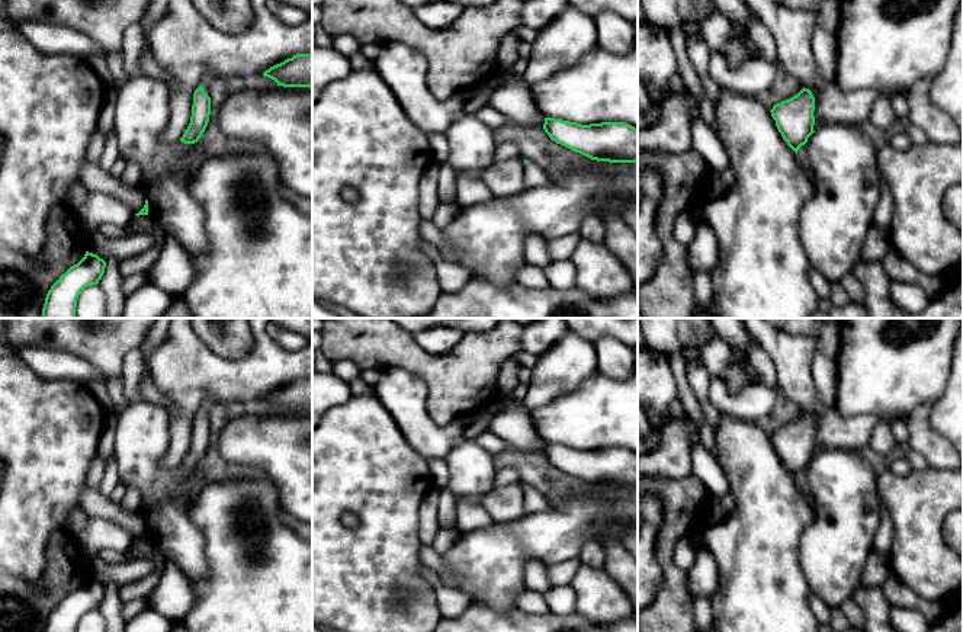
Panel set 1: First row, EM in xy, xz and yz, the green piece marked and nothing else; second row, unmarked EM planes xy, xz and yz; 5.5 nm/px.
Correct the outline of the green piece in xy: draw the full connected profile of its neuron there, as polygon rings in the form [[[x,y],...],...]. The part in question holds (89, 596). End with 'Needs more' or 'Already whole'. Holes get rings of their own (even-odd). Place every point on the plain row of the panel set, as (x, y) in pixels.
[[[86,577],[84,583],[71,591],[51,612],[44,632],[77,632],[77,623],[87,612],[97,610],[105,599],[106,587]]]. Already whole

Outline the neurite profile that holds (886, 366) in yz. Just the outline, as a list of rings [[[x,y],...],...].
[[[844,318],[840,328],[834,400],[838,414],[906,420],[915,408],[932,405],[941,397],[951,370],[954,341],[963,334],[963,318]]]

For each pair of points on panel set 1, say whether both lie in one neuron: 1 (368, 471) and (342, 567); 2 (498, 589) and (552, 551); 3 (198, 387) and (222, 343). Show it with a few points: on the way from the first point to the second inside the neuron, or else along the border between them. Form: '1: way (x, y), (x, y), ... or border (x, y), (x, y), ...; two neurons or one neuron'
1: way (368, 494), (368, 541), (365, 544); one neuron
2: way (506, 573), (527, 551), (536, 551); one neuron
3: border (195, 333), (218, 356), (241, 359), (250, 353); two neurons

